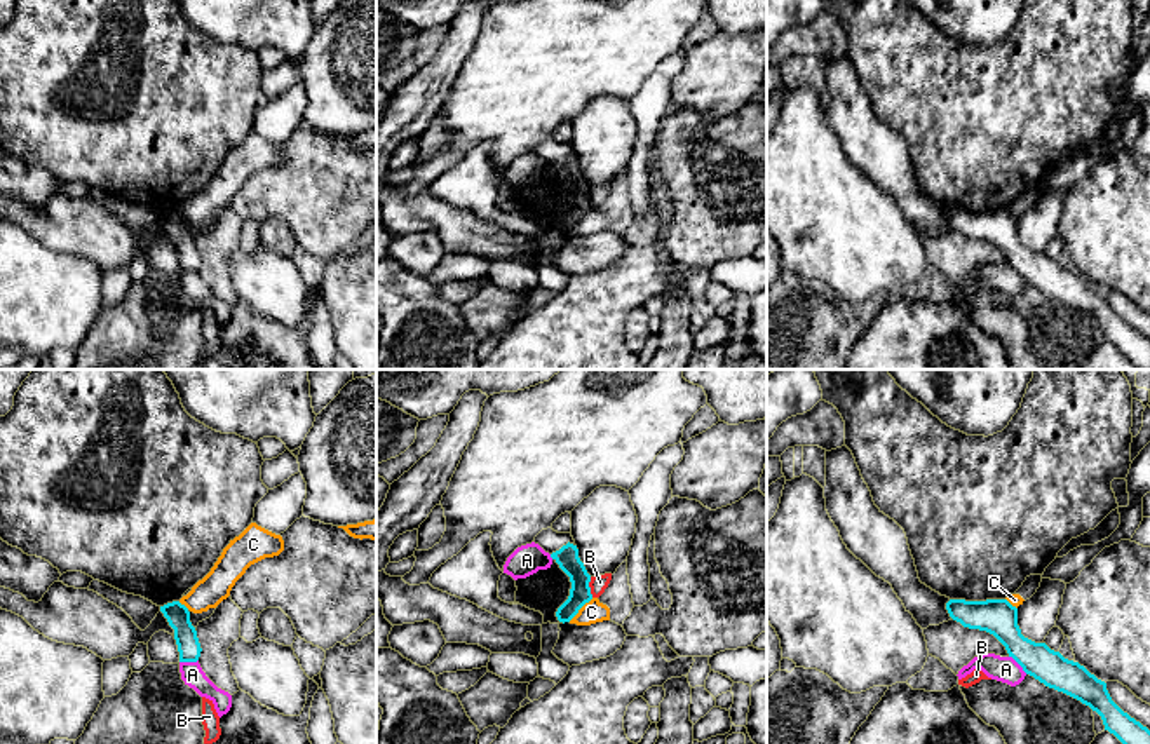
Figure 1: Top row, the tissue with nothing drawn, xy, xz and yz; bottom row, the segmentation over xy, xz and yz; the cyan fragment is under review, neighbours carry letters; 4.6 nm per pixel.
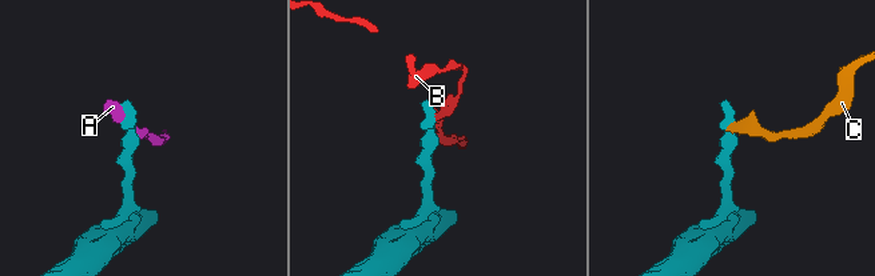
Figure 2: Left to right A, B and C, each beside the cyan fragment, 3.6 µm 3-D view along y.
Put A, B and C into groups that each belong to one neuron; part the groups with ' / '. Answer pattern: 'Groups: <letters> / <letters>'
Groups: A / B / C

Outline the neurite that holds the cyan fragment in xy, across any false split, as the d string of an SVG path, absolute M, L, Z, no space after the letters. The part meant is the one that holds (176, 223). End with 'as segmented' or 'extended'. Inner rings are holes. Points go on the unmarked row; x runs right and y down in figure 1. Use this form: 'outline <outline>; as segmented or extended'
outline M172 211L160 216L160 221L167 228L169 235L174 239L179 272L197 272L202 258L197 247L197 240L190 232L188 218L179 211Z; as segmented

